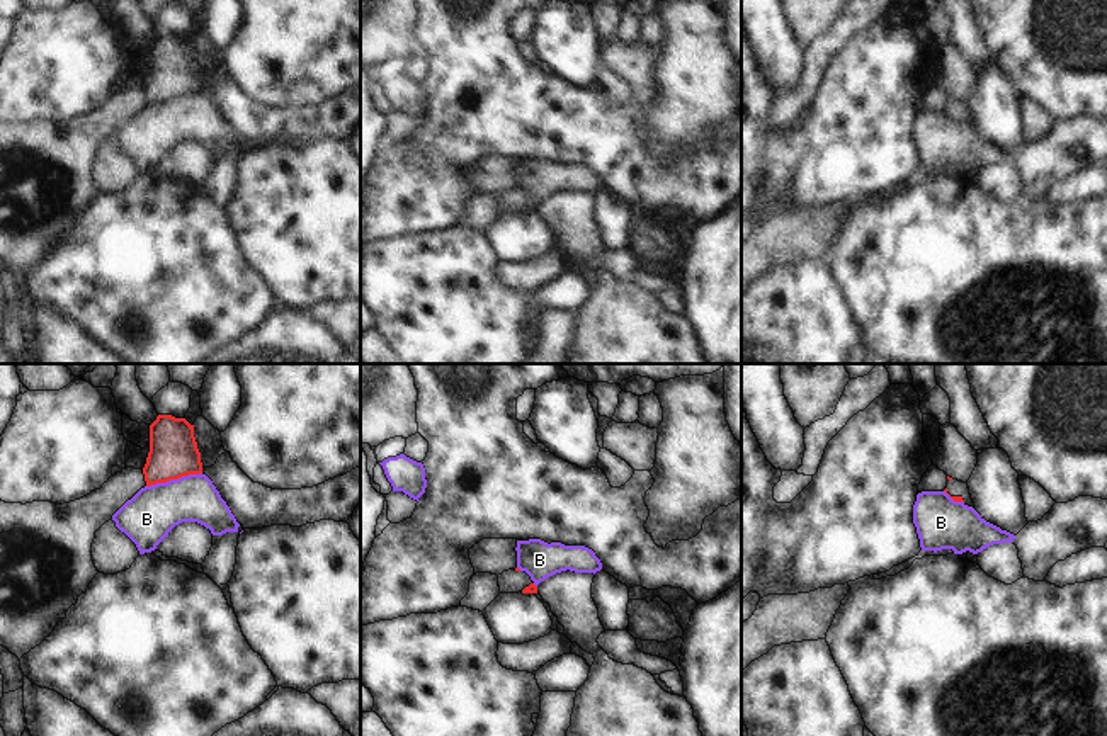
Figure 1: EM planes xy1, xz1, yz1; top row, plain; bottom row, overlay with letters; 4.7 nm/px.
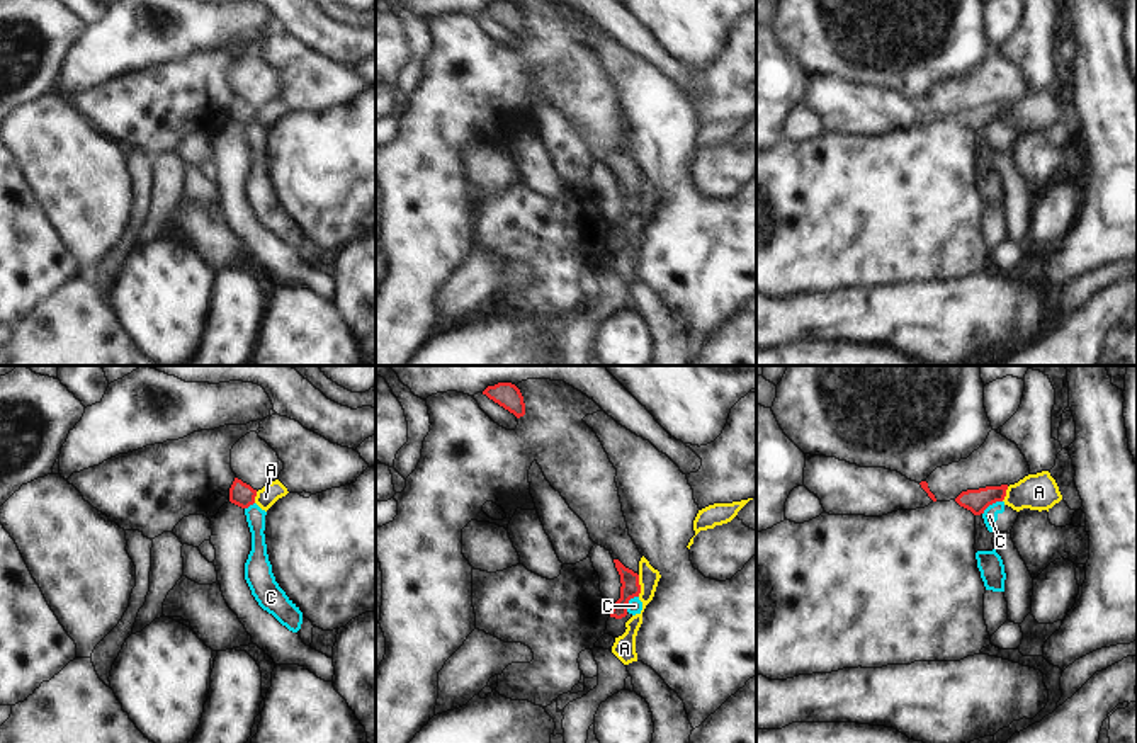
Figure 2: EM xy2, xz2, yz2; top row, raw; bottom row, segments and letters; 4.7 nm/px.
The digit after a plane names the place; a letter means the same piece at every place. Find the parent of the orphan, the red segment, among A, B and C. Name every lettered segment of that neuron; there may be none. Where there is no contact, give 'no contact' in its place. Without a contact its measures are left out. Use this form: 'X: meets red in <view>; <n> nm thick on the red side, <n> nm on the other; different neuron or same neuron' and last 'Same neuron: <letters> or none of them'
A: meets red in xz2; 90 nm thick on the red side, 100 nm on the other; different neuron
B: meets red in xy1; 220 nm thick on the red side, 240 nm on the other; different neuron
C: meets red in yz2; 110 nm thick on the red side, 70 nm on the other; different neuron
Same neuron: none of them

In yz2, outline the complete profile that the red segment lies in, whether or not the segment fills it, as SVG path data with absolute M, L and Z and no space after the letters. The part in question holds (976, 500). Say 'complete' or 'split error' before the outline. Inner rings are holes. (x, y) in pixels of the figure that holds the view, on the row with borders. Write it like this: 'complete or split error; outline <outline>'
complete; outline M1008 485L967 490L967 491L962 491L955 498L955 502L960 507L970 510L974 515L981 515L989 505L996 502L1003 502L1006 496L1006 490L1008 490Z

